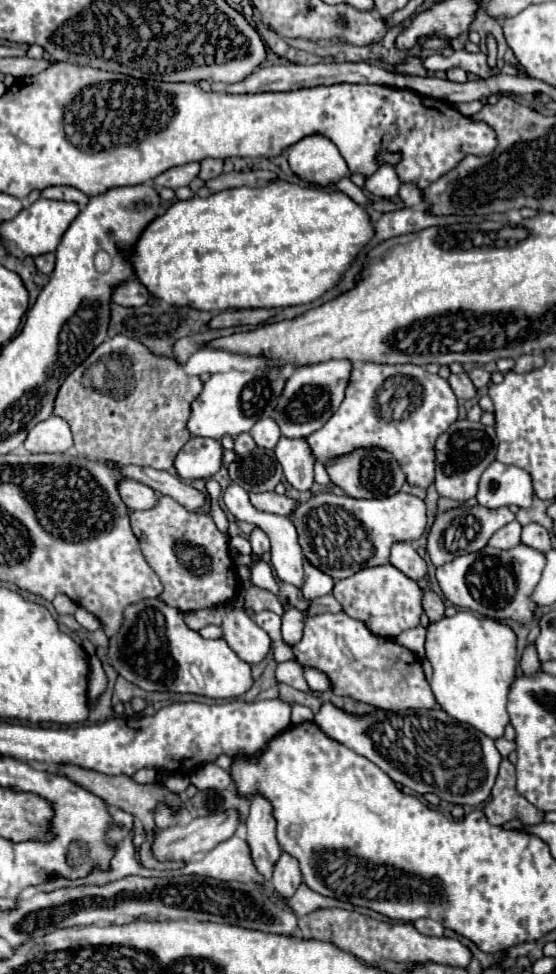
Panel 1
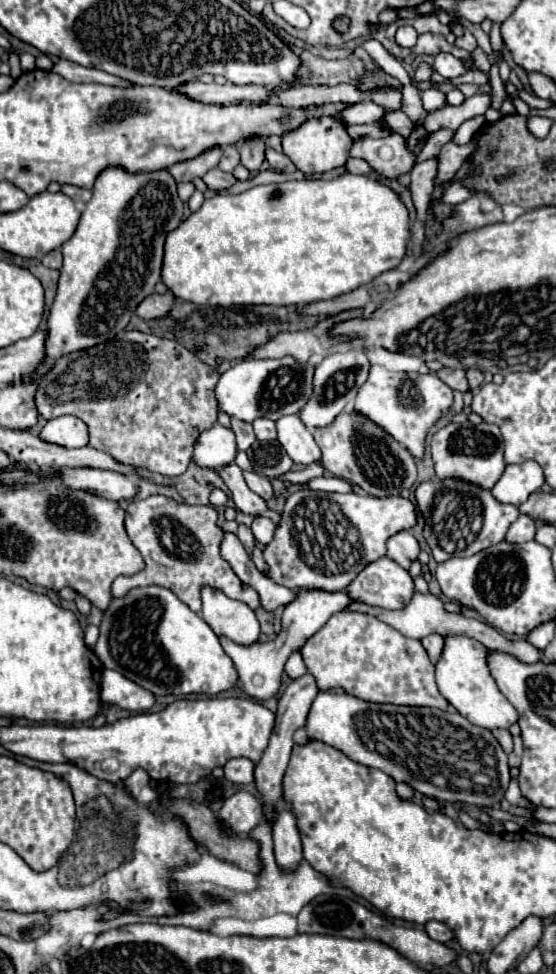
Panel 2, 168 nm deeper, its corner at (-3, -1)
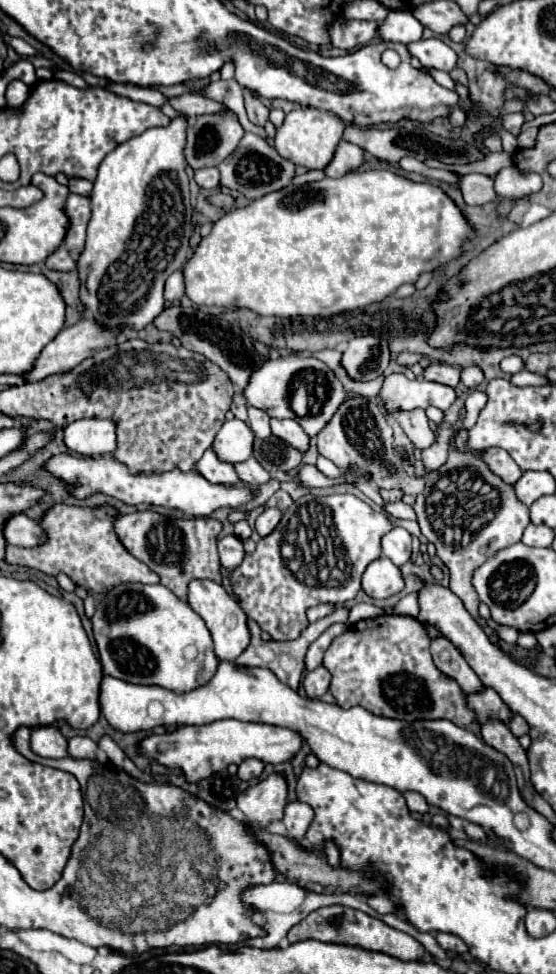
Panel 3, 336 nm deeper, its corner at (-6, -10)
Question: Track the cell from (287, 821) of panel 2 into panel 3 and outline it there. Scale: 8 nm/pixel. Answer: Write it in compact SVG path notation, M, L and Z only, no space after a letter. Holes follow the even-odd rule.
M289 801L287 803L283 823L287 827L287 833L295 833L295 835L291 835L293 839L305 837L311 821L313 821L313 809L311 809L311 805L307 805L303 801Z

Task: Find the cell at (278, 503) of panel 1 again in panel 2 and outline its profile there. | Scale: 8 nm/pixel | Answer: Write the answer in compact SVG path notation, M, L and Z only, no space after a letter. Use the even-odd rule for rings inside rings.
M244 472L244 478L246 478L248 488L250 488L252 492L256 492L260 498L264 498L264 500L274 500L274 498L276 498L274 488L272 488L272 484L270 484L268 478L258 476L258 474L254 474L254 472Z

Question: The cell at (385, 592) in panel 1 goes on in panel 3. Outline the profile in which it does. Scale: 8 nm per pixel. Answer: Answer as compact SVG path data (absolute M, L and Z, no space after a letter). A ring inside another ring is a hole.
M387 557L371 561L363 573L363 591L375 599L387 599L403 589L403 577L397 565Z

